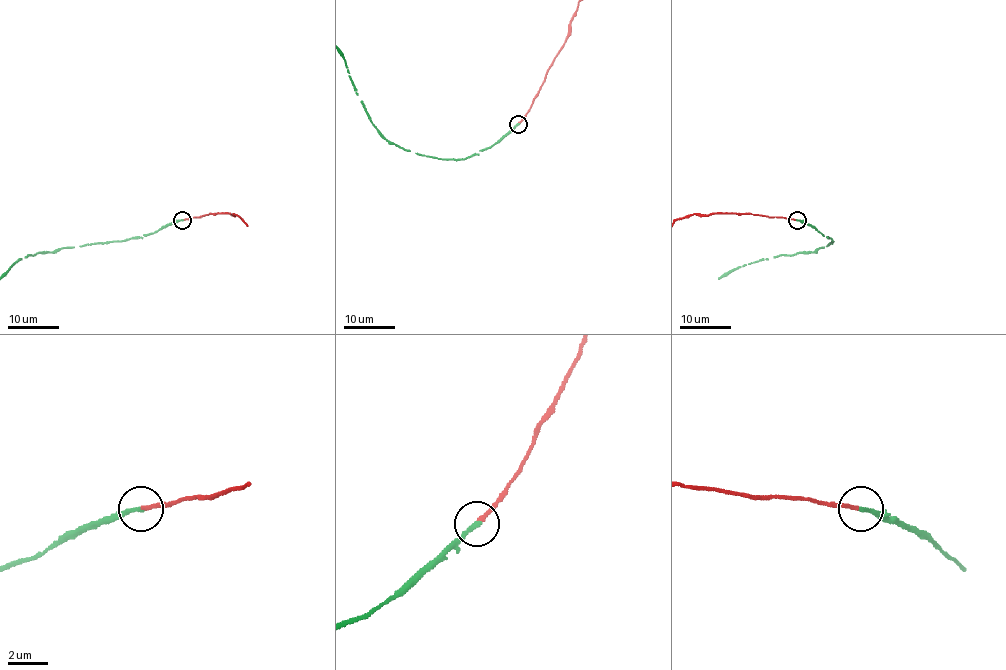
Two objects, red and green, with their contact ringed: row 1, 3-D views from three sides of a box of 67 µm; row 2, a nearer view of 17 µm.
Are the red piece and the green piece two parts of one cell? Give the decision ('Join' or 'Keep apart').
Join

